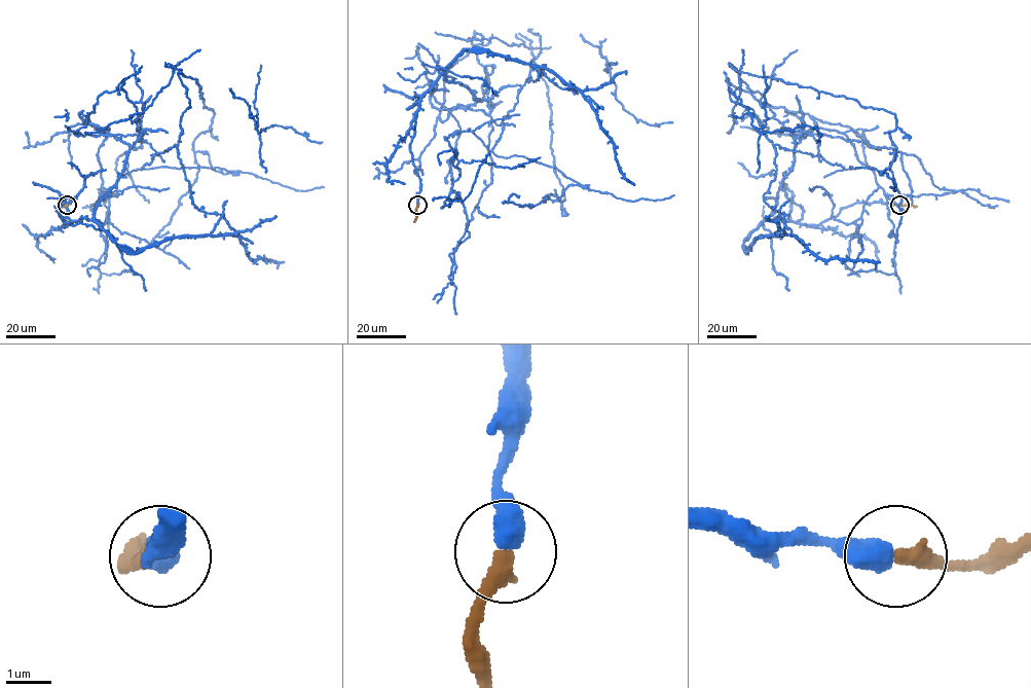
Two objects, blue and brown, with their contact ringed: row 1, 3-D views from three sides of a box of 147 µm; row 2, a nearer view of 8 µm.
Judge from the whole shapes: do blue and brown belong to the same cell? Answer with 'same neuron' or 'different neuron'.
same neuron

